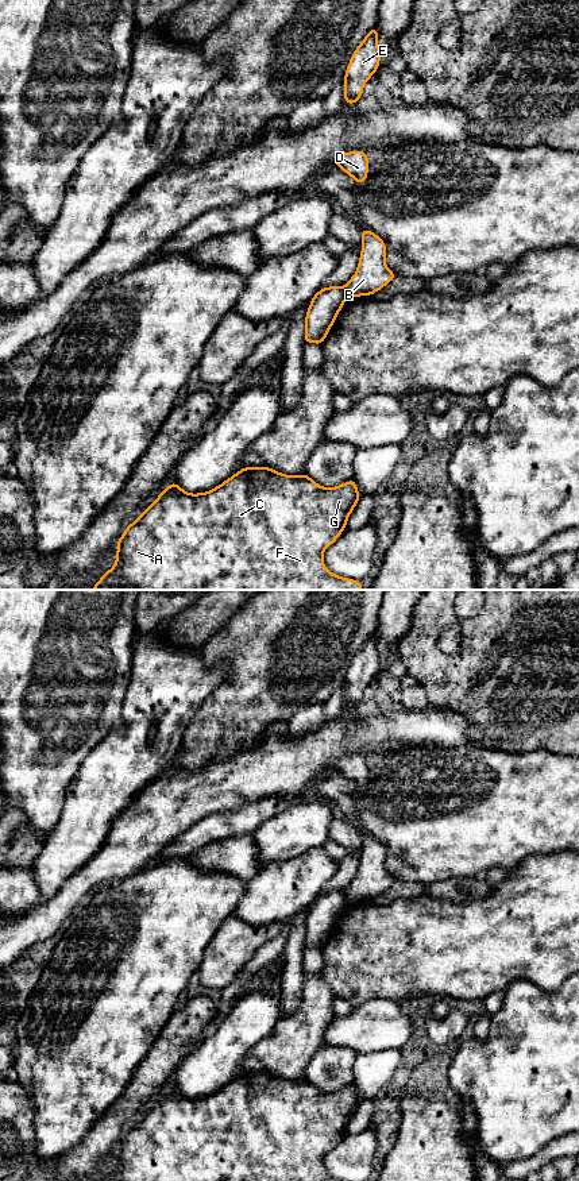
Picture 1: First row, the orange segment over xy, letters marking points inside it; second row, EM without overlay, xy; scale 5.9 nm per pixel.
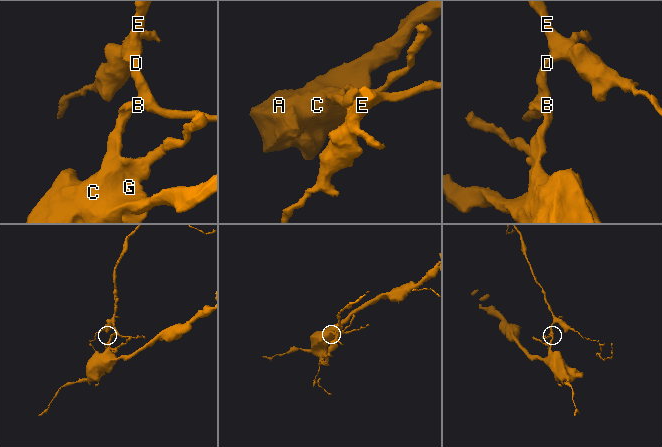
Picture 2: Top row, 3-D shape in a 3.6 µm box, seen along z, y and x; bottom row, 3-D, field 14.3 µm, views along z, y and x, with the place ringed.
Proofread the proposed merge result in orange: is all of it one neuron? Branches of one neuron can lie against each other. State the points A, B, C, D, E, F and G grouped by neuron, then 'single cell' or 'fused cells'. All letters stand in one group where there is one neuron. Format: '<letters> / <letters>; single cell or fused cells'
A C F G / B D E; fused cells

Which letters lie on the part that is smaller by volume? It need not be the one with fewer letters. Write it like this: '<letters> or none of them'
B, D, E

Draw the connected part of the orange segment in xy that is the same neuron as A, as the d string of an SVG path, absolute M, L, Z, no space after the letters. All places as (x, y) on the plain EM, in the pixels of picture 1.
M267 1070L243 1072L215 1093L197 1099L185 1096L174 1085L124 1134L124 1138L116 1147L115 1170L103 1181L339 1181L325 1173L323 1158L347 1132L347 1124L359 1107L359 1103L355 1082L340 1091L321 1092L309 1082L308 1077L302 1080L285 1080Z

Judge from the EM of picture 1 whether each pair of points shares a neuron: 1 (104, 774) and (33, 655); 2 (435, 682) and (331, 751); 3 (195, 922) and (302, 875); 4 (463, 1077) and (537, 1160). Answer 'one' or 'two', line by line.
1: one
2: two
3: two
4: two

